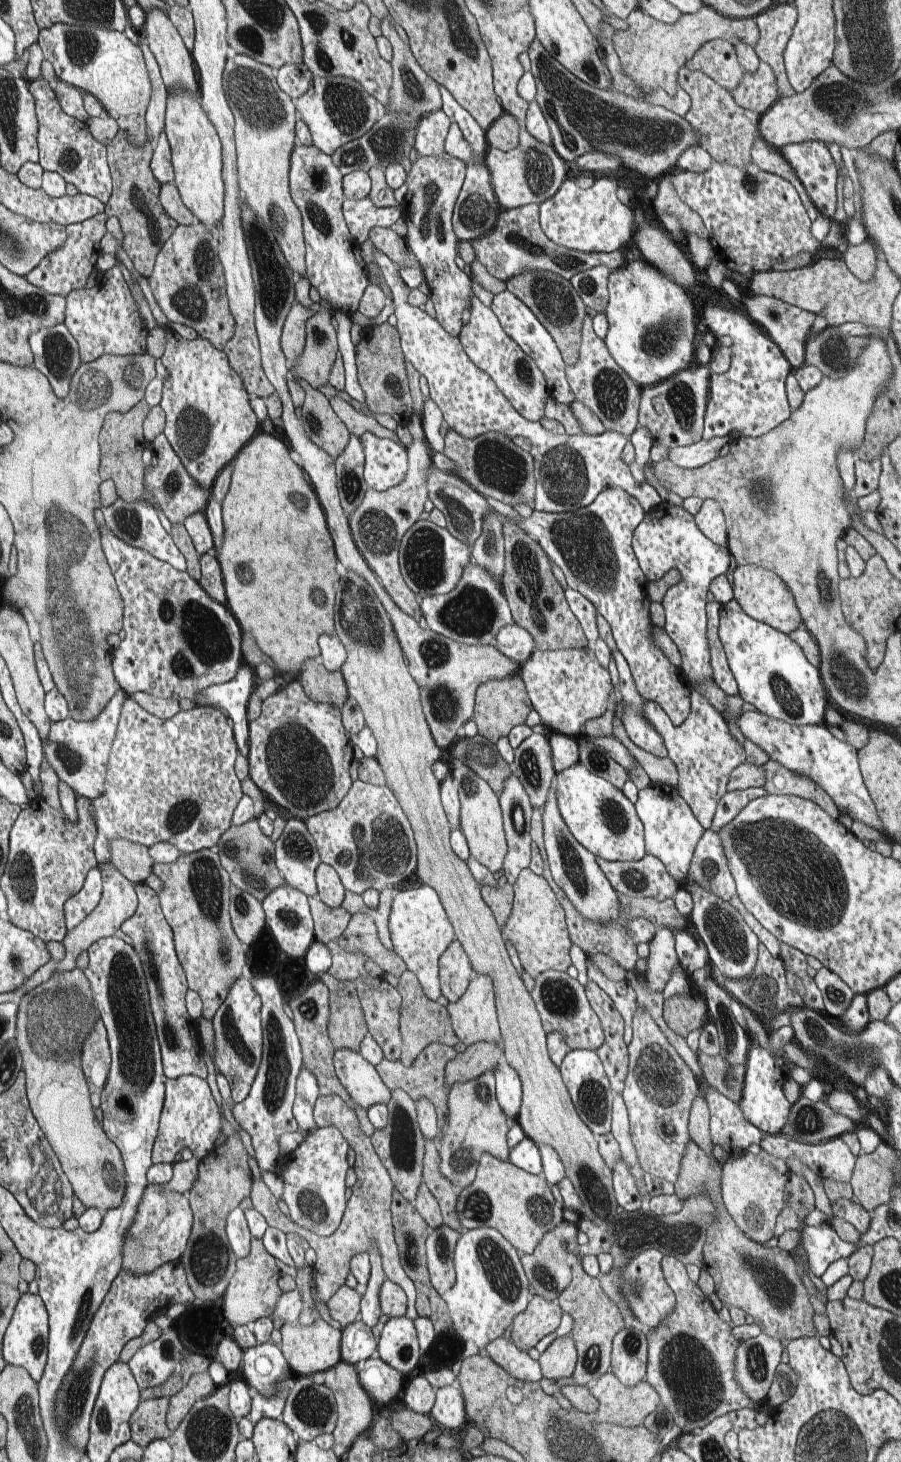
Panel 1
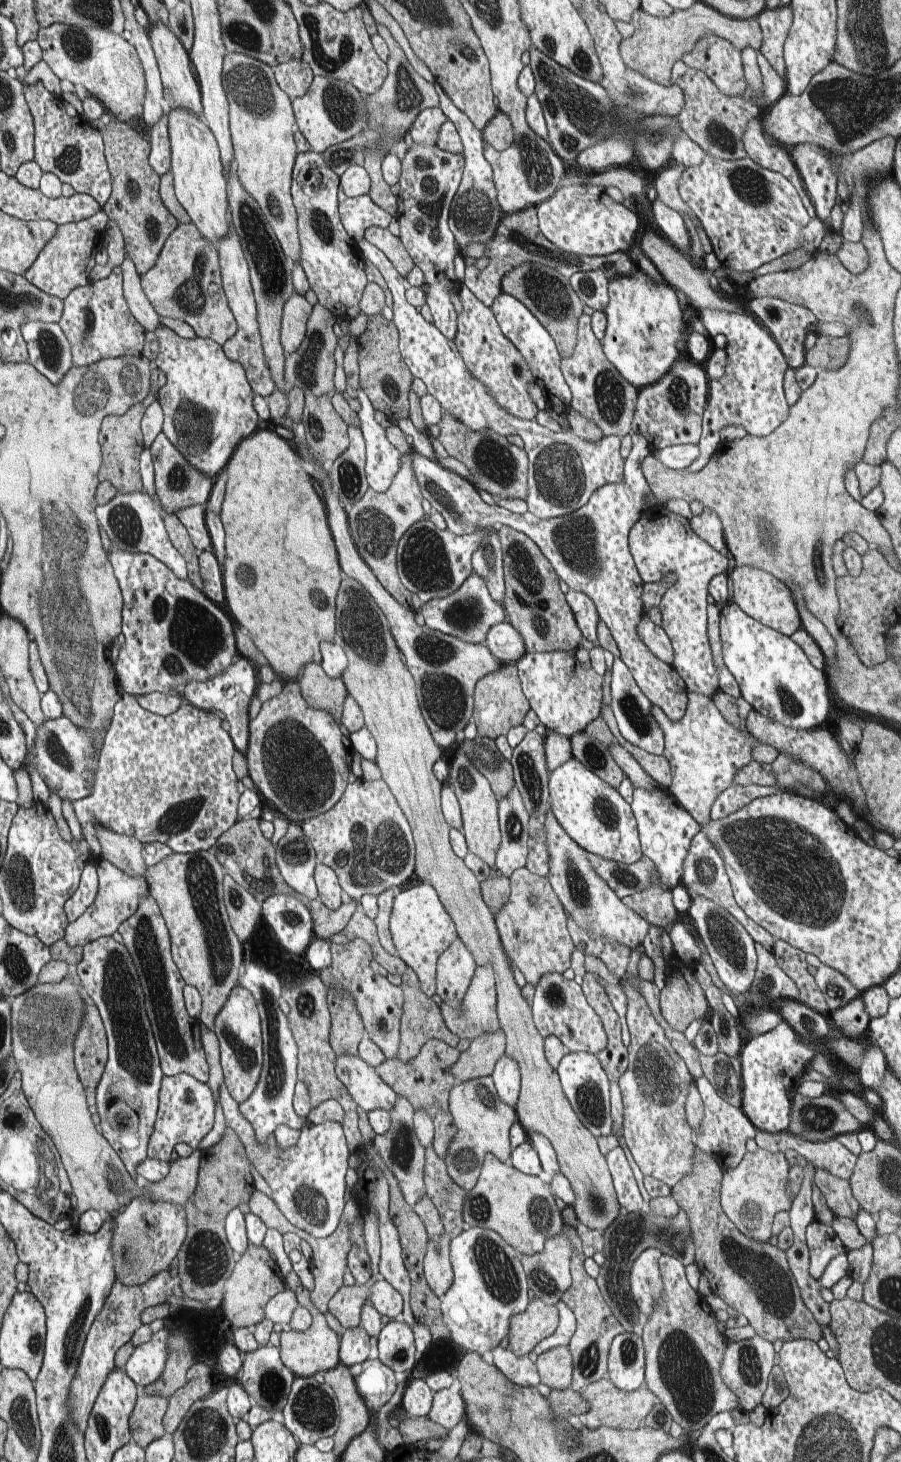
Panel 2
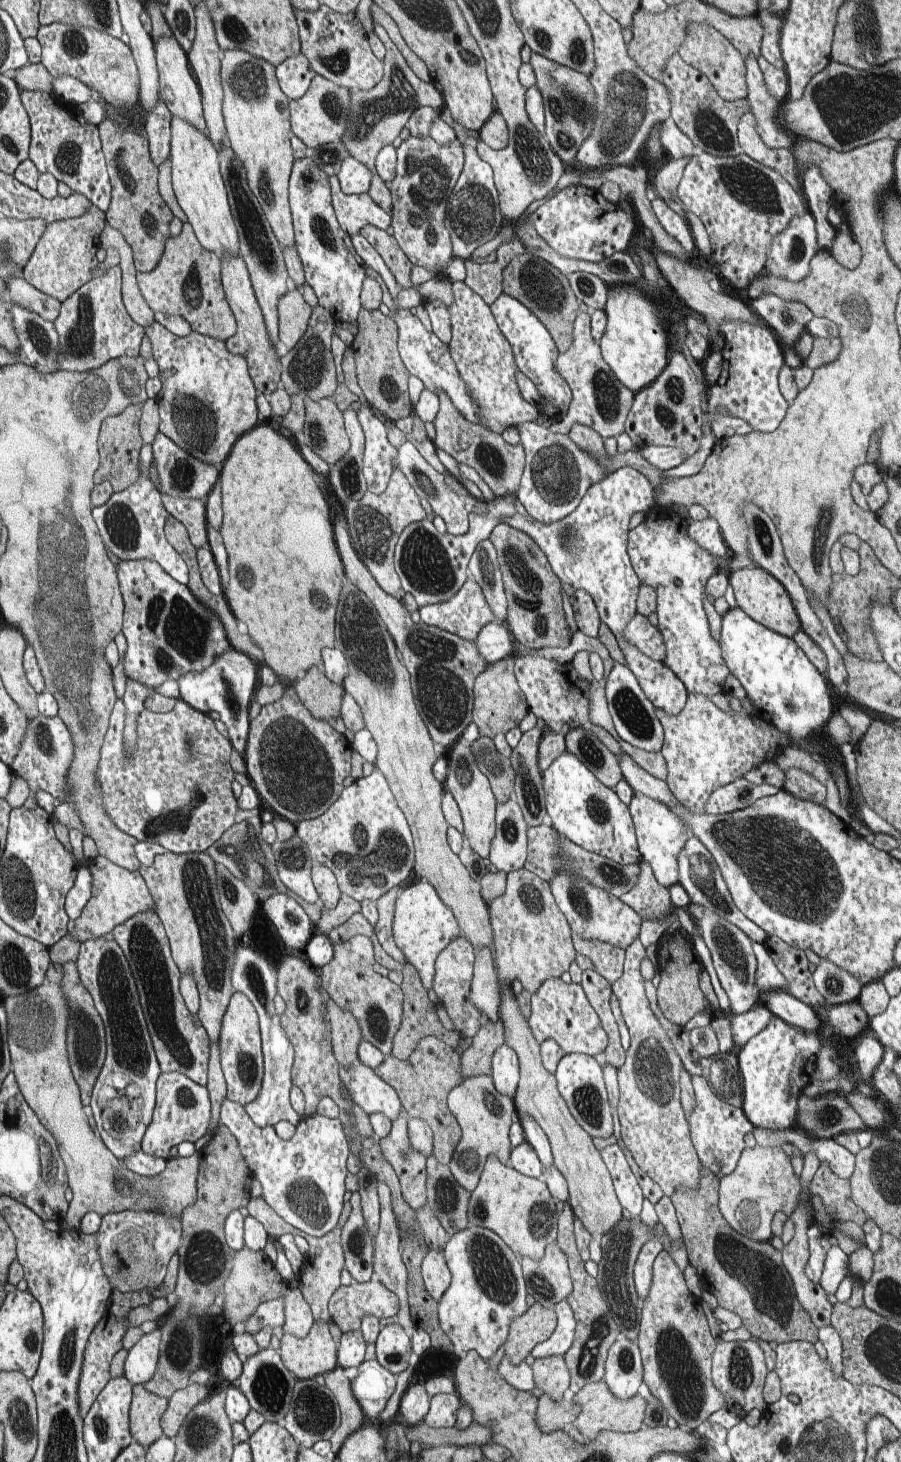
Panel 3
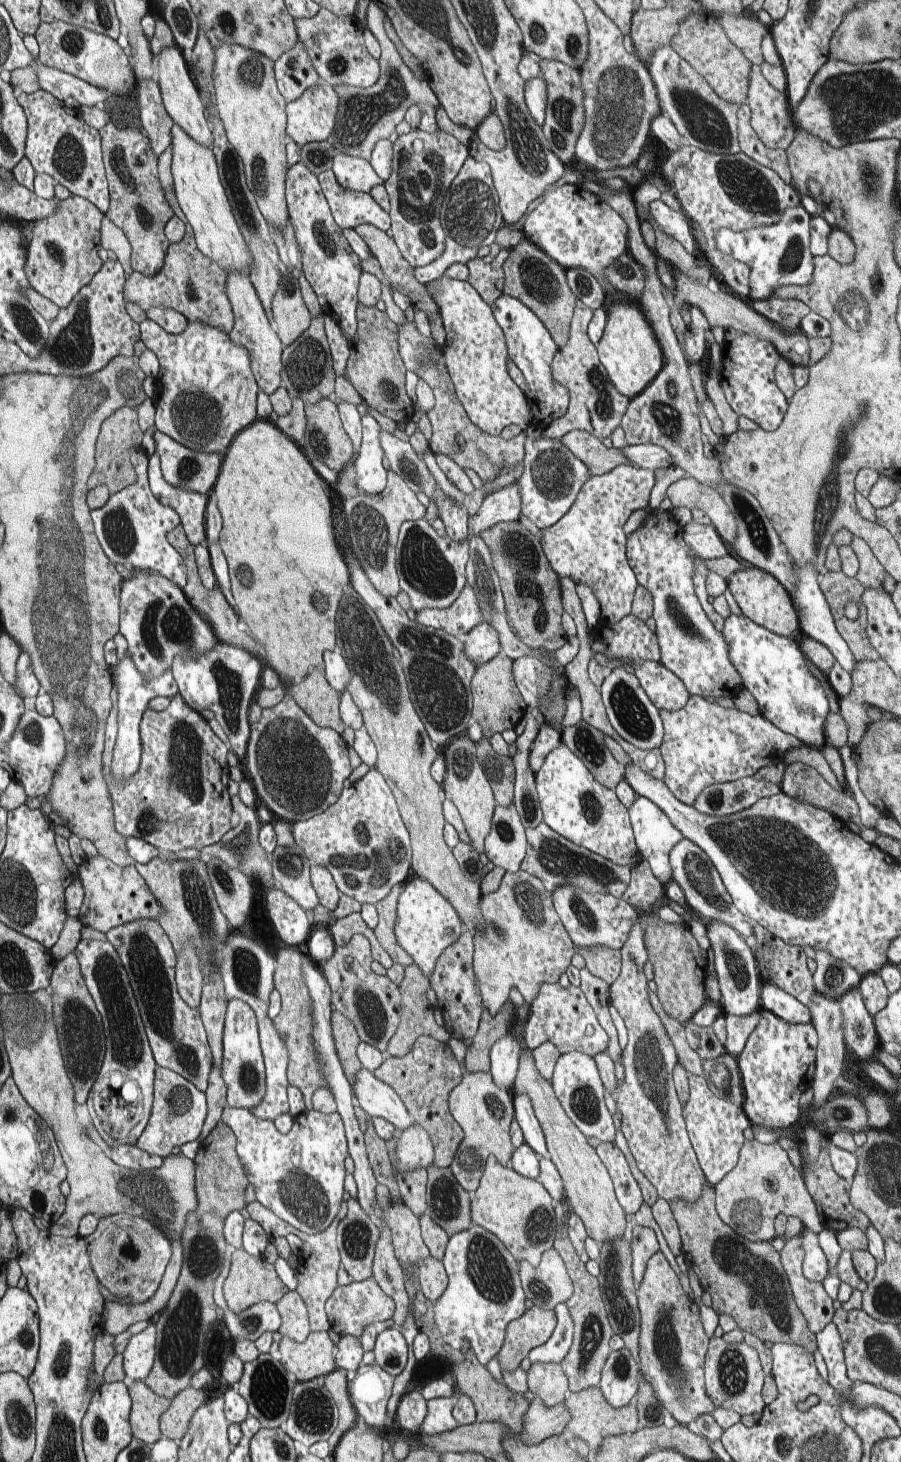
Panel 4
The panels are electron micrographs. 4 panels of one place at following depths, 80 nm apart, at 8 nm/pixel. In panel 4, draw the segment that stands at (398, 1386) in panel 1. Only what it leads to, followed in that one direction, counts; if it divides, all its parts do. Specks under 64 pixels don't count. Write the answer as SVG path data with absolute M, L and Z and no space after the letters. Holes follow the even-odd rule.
M379 1364L359 1366L352 1381L347 1382L350 1402L364 1422L381 1433L386 1422L386 1404L392 1394L393 1376Z

